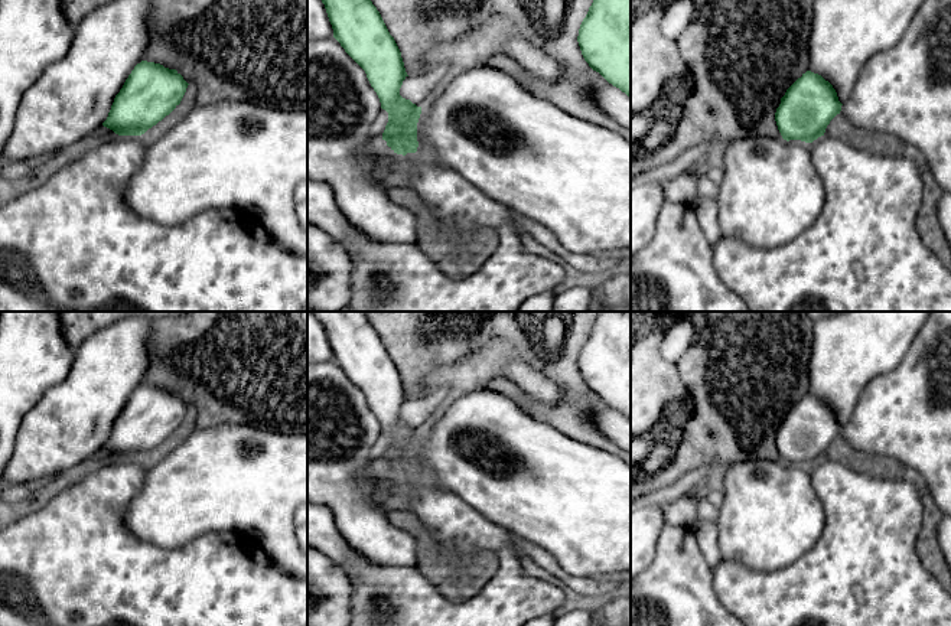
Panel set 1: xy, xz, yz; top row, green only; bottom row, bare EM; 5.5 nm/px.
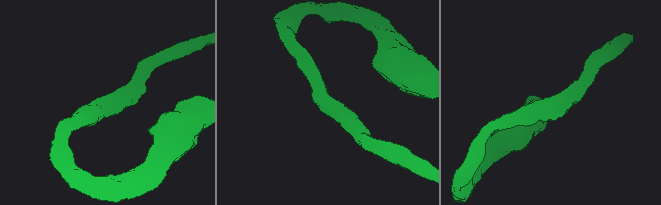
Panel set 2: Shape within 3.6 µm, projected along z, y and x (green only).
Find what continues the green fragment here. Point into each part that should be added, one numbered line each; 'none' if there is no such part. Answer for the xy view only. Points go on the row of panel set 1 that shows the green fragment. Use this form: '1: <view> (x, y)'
1: xy (71, 244)

